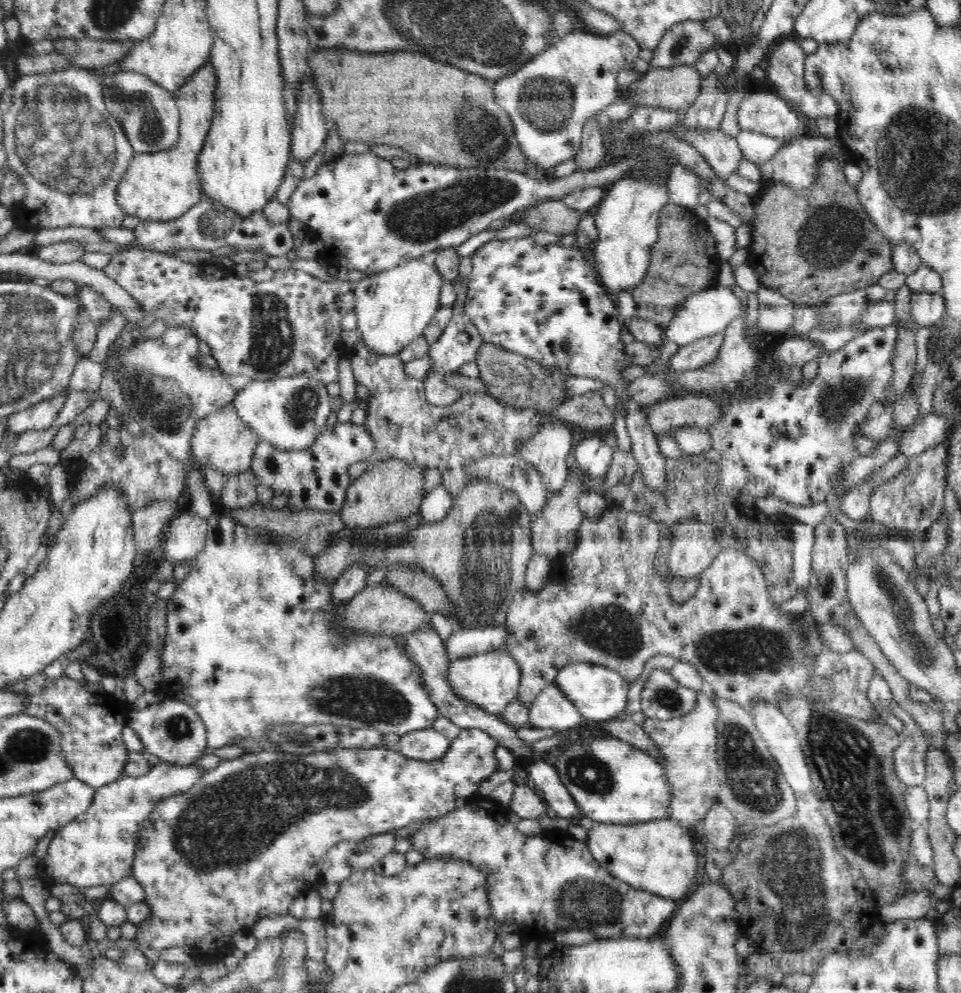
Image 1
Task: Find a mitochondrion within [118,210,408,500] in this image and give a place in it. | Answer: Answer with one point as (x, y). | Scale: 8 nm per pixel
(269, 348)

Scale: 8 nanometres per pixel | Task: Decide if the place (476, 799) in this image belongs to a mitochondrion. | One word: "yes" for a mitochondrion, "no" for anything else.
no

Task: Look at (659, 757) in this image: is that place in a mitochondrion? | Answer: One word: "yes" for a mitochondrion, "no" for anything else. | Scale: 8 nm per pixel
no

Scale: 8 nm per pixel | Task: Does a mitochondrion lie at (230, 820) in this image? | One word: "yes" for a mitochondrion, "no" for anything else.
yes

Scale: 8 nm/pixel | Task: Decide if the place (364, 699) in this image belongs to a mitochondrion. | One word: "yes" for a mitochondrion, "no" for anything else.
yes

